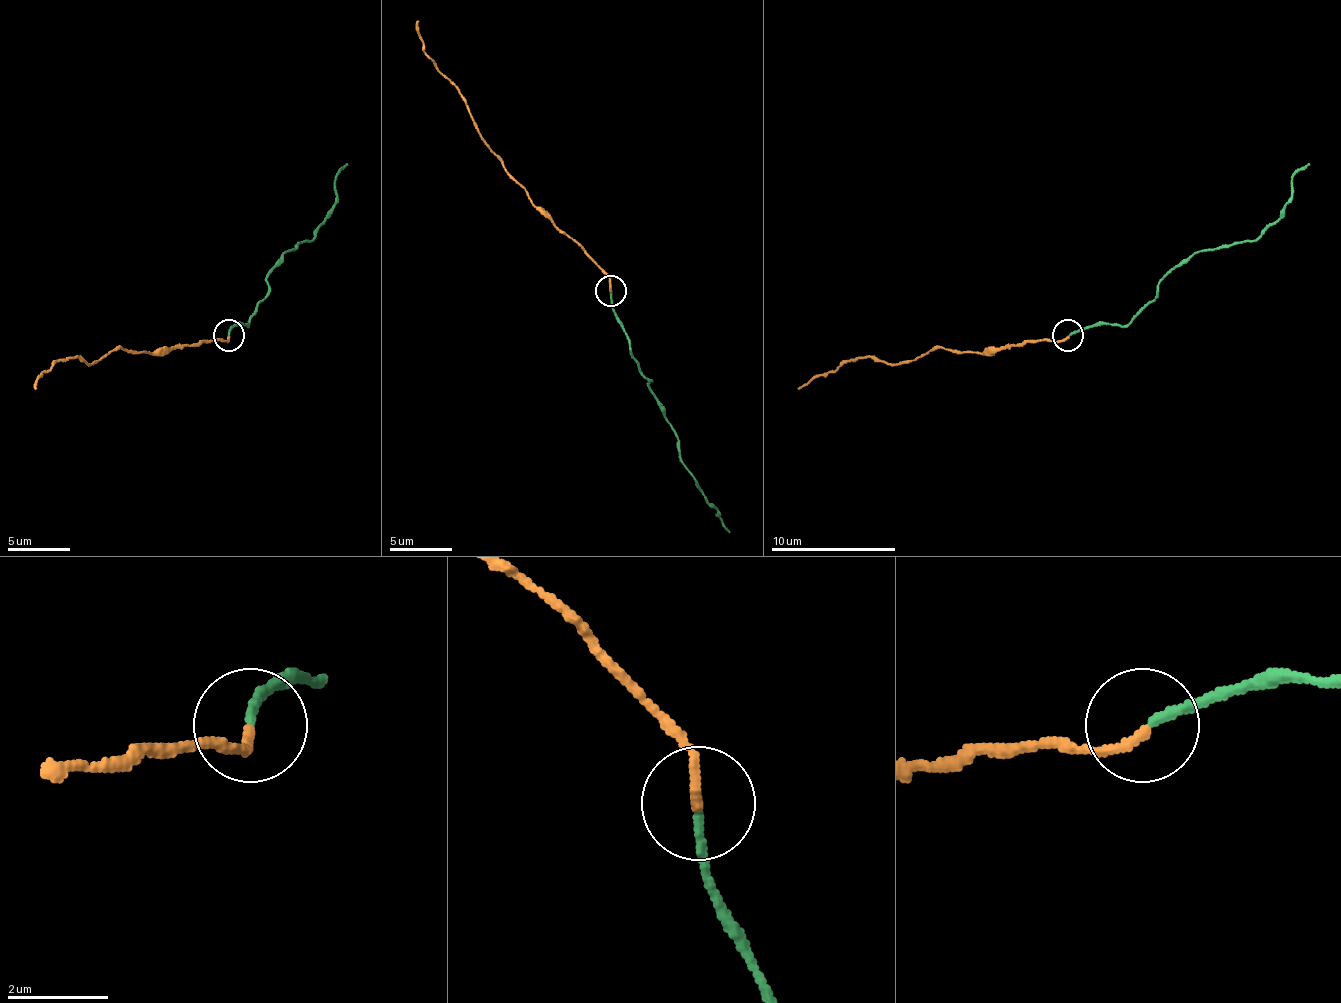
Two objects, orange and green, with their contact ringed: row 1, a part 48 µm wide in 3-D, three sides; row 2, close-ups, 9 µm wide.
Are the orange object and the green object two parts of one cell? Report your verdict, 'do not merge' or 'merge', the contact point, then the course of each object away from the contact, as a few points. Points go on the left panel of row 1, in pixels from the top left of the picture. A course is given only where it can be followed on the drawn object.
do not merge; place (229, 335); course orange (228, 336), (228, 342), (200, 339), (153, 351), (122, 348), (91, 364), (63, 358), (34, 383), (38, 389); course green (228, 336), (247, 323), (269, 289), (265, 277), (284, 255), (309, 242), (347, 164)

